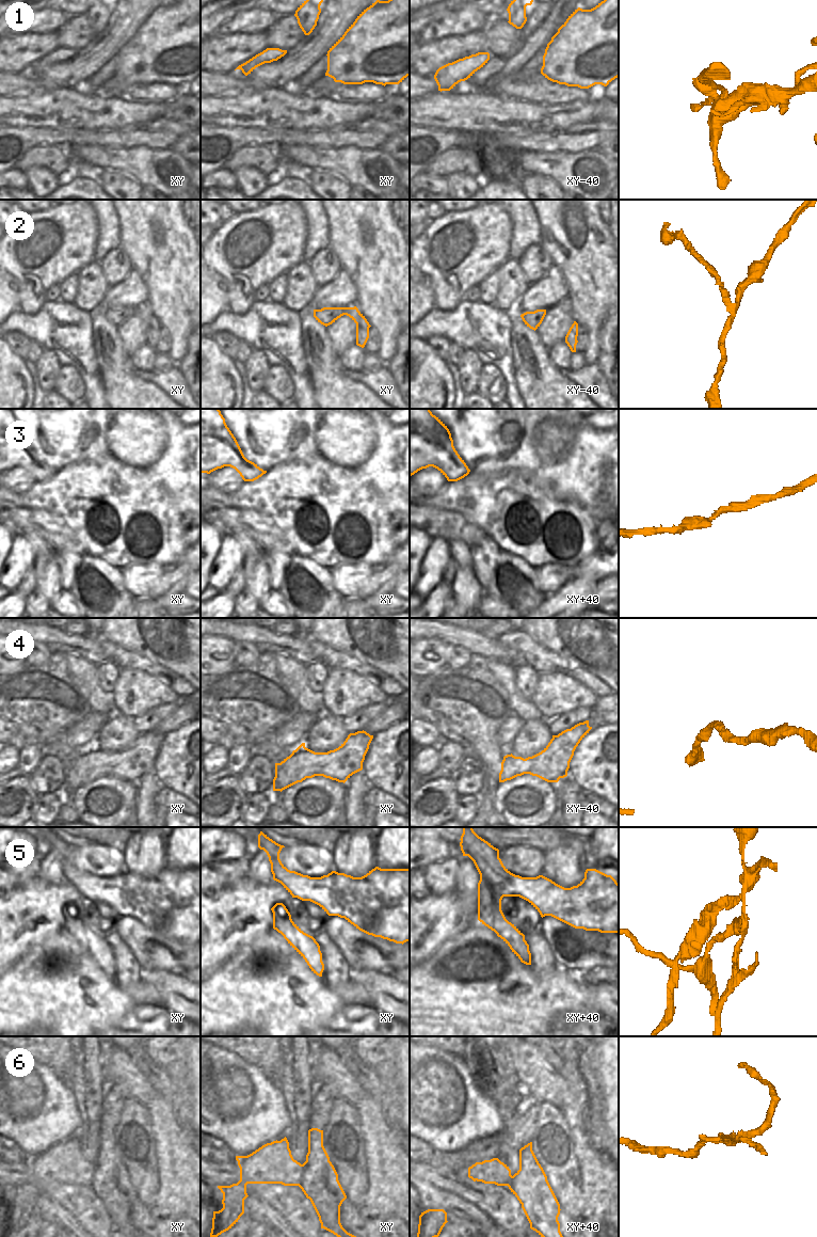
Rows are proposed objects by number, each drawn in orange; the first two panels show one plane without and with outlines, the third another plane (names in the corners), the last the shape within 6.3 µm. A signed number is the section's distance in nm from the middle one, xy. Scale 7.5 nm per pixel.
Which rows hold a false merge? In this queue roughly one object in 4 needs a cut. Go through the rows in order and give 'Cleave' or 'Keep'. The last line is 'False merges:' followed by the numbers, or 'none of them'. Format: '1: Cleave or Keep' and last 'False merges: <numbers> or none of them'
1: Keep
2: Keep
3: Keep
4: Keep
5: Cleave
6: Cleave
False merges: 5, 6.

